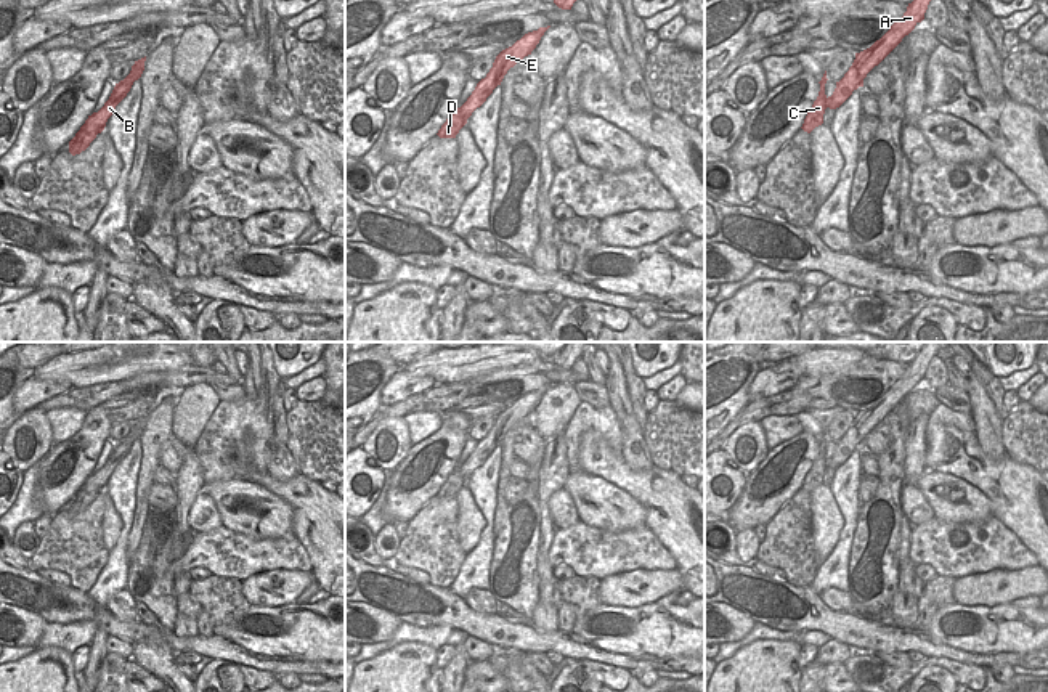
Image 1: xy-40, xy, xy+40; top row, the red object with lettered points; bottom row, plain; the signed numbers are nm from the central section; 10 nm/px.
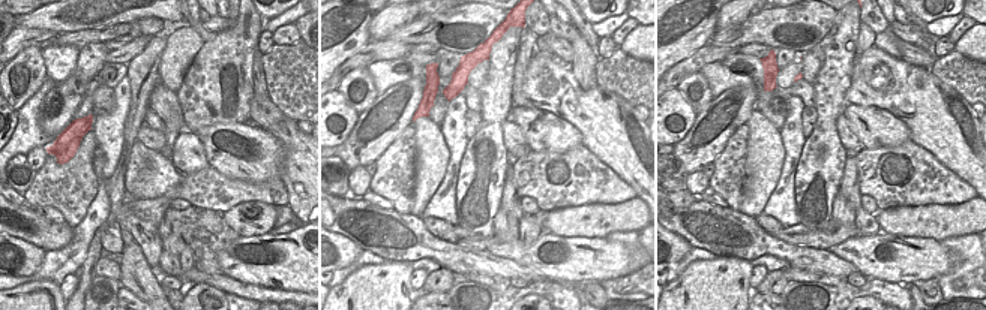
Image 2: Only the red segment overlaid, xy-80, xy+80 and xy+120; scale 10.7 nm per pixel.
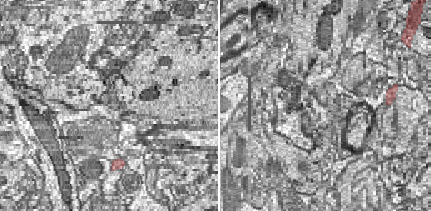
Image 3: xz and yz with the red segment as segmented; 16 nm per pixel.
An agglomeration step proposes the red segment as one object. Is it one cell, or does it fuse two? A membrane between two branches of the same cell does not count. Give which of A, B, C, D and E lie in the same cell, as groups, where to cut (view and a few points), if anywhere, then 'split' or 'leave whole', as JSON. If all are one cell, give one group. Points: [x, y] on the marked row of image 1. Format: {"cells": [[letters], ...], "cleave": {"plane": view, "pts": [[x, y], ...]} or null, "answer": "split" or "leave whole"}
{"cells": [["A", "B", "D", "E"], ["C"]], "cleave": {"plane": "xy+40", "pts": [[822, 118], [814, 118], [804, 124]]}, "answer": "split"}

